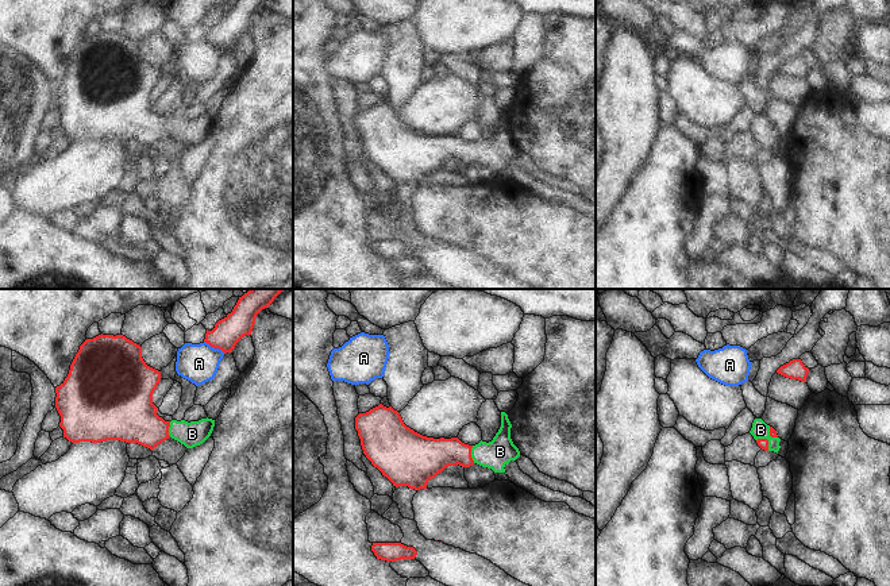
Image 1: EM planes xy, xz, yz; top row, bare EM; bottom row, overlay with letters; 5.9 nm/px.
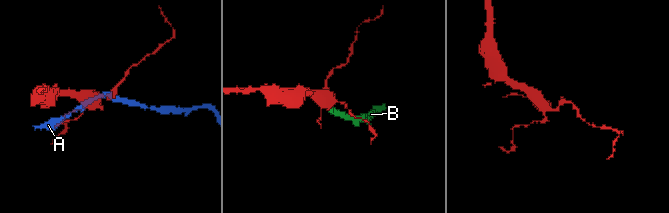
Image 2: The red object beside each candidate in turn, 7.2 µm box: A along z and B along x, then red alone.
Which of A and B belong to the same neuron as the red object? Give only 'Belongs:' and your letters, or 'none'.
Belongs: B

